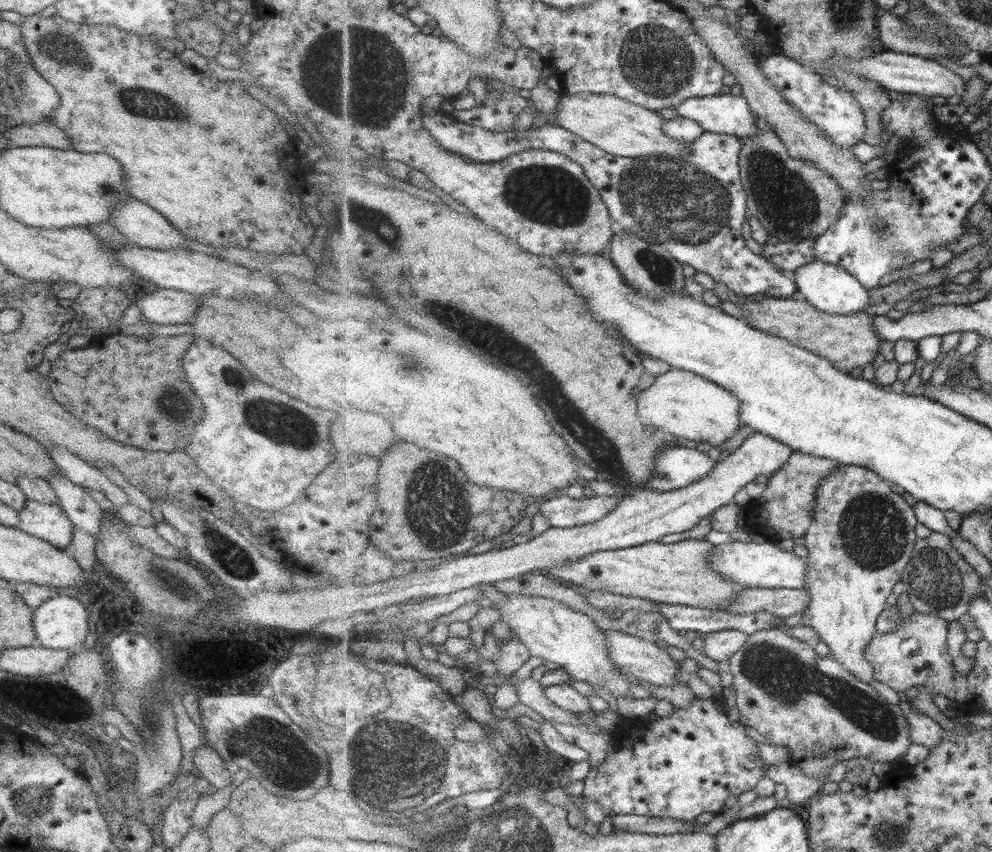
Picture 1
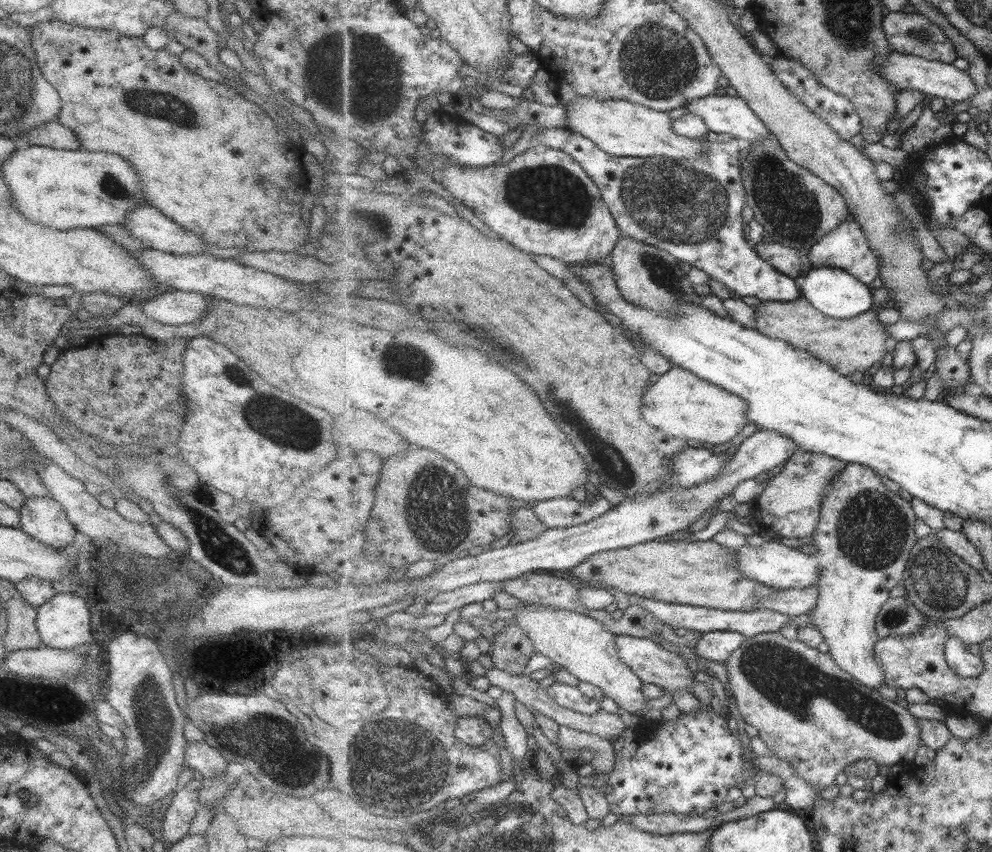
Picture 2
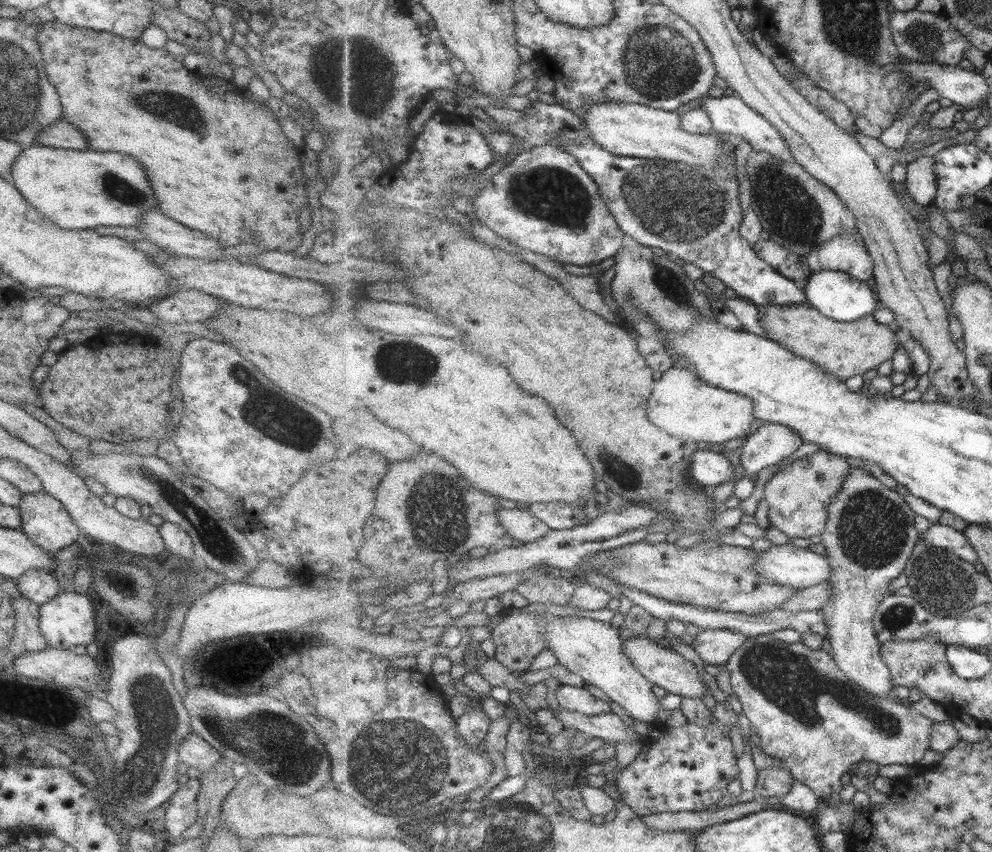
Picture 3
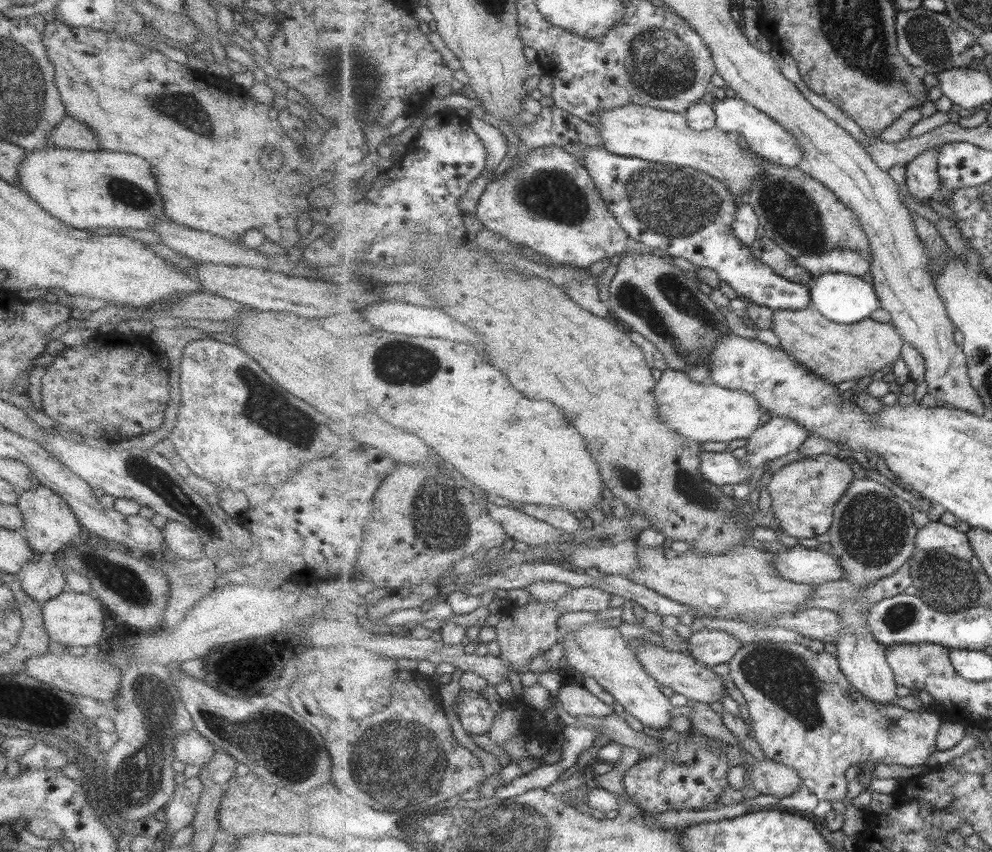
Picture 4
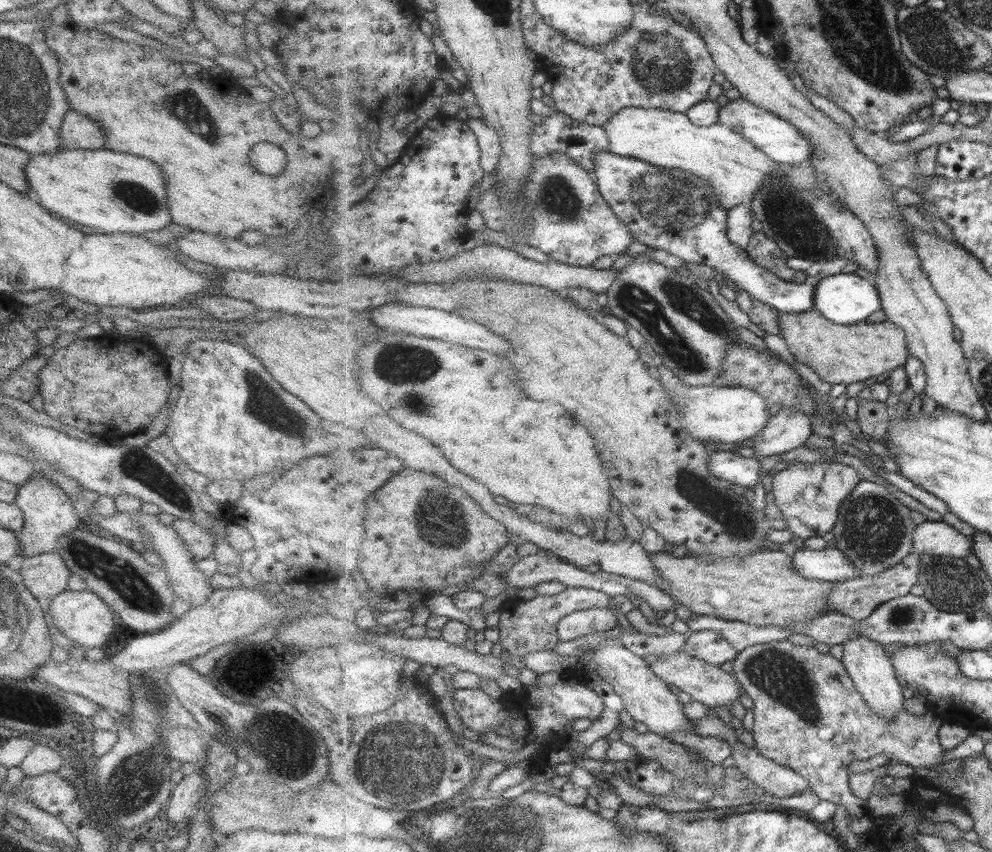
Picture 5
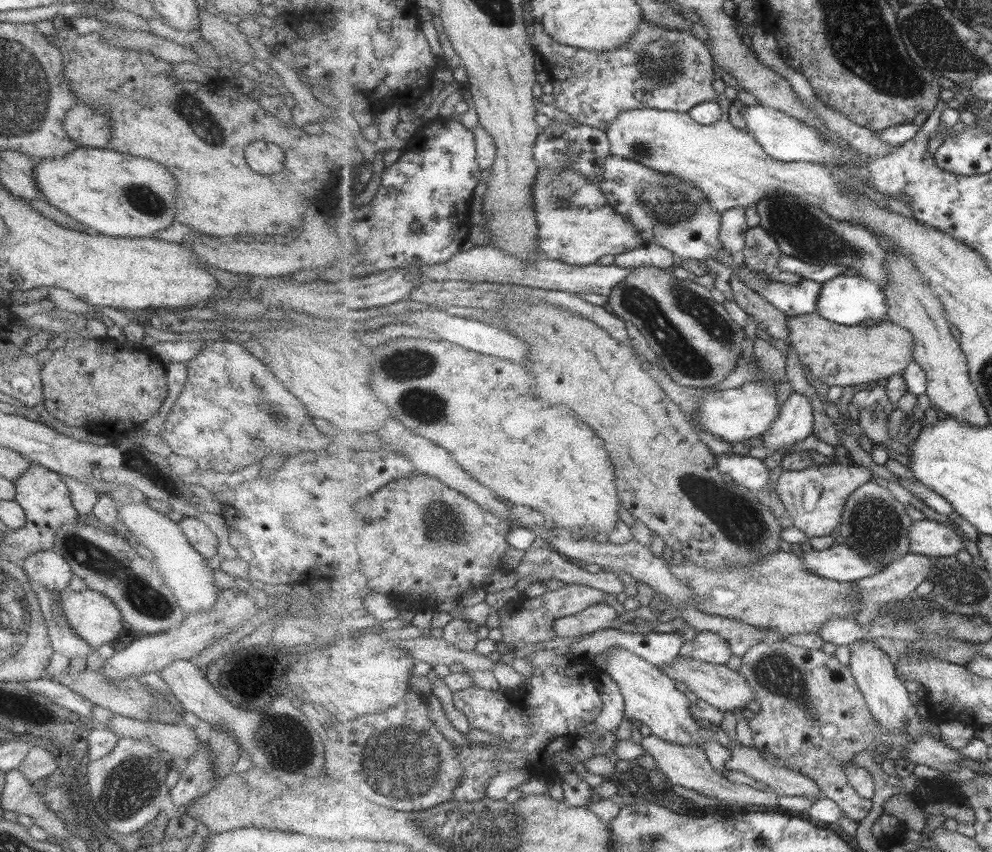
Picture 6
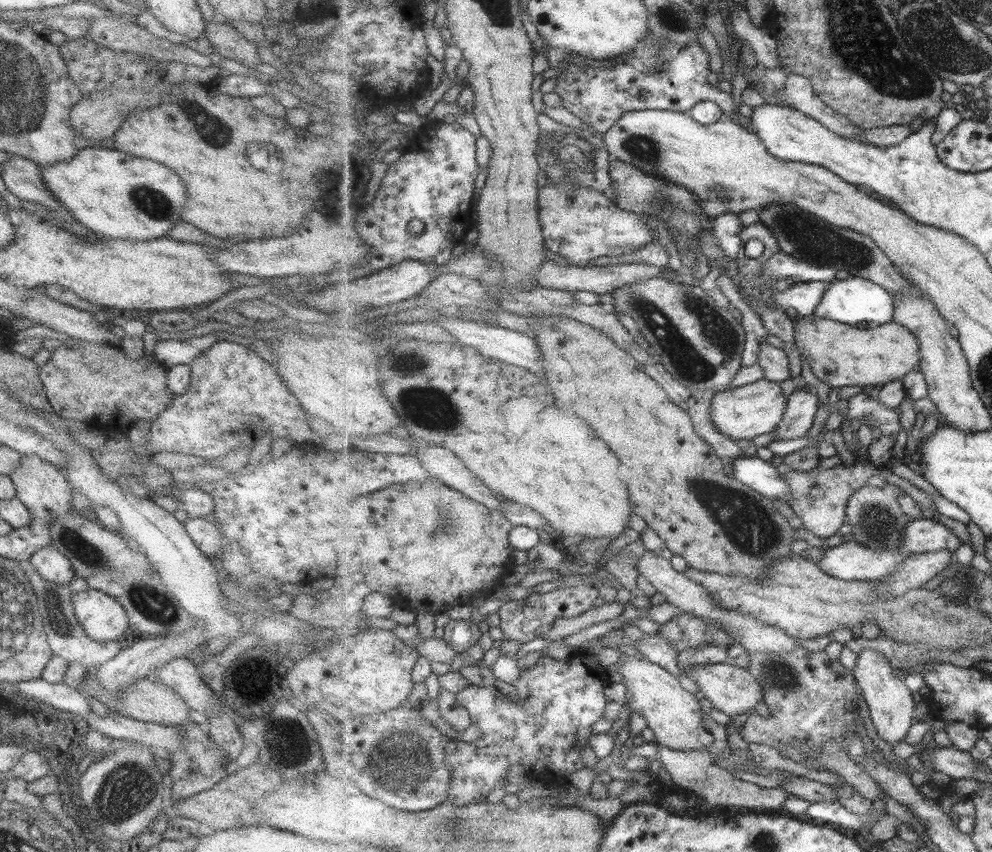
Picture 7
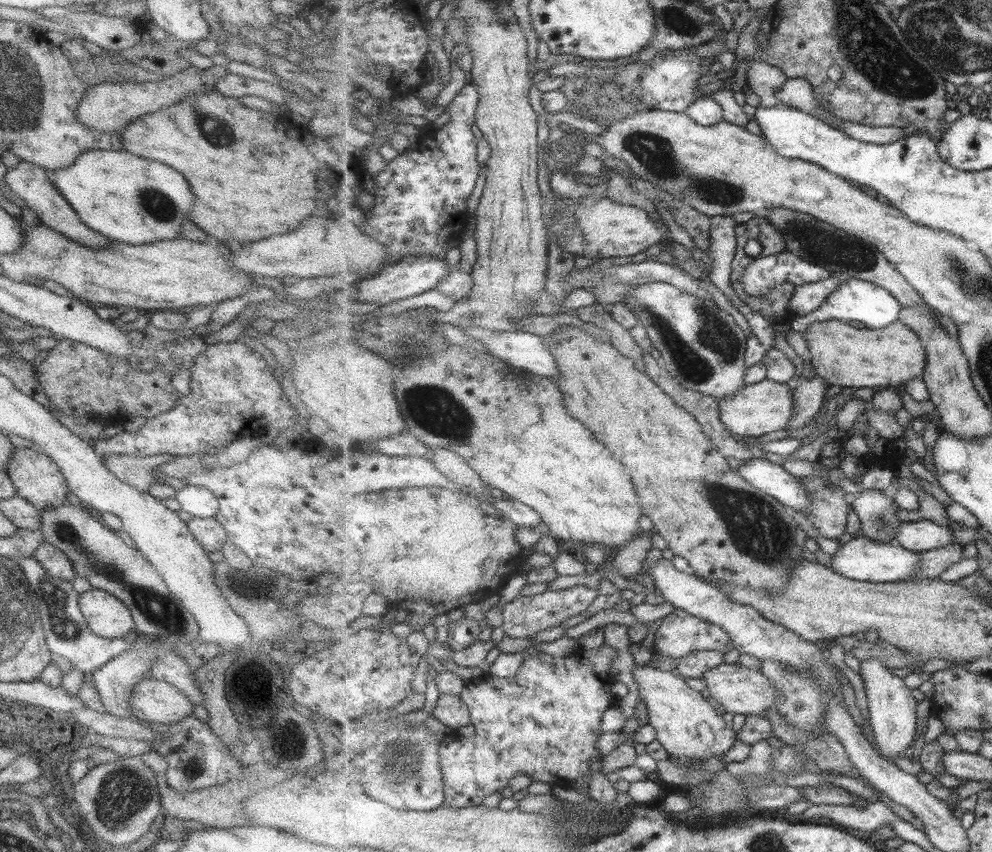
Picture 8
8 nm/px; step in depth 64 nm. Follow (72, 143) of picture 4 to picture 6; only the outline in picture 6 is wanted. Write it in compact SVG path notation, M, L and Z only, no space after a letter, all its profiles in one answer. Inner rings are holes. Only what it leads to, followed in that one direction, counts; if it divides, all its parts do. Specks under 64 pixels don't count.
M77 102L62 120L66 135L81 147L103 148L110 139L110 118L104 112Z

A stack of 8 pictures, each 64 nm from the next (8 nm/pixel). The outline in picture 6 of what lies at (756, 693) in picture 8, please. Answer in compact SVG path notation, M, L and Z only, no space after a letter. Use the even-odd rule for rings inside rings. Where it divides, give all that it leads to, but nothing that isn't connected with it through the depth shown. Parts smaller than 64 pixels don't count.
M679 655L673 664L660 667L673 679L673 681L685 683L688 690L695 693L701 700L710 704L713 708L720 711L743 710L749 700L754 699L754 692L745 677L737 670L729 669L725 664L713 664L702 660L692 659Z

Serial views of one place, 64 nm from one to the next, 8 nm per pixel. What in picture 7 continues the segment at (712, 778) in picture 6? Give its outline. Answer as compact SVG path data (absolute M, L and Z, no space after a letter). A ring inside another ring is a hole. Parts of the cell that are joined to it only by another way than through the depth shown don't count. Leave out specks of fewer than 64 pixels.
M656 738L653 742L656 744L656 750L658 751L657 758L660 759L662 766L664 766L666 772L672 777L674 784L693 791L697 796L701 796L707 807L725 805L726 807L740 806L741 808L749 807L774 810L782 808L784 800L787 800L787 797L790 795L781 789L781 787L769 789L735 778L732 771L716 764L713 754L711 754L711 750L708 747L703 747L699 750L684 751L669 748Z

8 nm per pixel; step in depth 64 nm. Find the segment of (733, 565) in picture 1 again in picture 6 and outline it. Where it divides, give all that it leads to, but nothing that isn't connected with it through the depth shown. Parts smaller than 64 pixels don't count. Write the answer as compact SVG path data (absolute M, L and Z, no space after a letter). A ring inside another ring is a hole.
M842 541L821 551L809 551L801 554L804 567L817 576L853 582L880 573L887 564L869 564L858 552L851 550Z

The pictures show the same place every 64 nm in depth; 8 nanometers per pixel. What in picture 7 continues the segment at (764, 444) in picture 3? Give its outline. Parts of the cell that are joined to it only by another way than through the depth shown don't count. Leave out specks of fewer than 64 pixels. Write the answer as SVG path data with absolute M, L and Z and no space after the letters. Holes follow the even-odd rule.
M804 386L796 389L789 397L785 418L775 430L773 440L793 440L809 434L815 422L815 414L819 407L819 398L817 398L815 388Z

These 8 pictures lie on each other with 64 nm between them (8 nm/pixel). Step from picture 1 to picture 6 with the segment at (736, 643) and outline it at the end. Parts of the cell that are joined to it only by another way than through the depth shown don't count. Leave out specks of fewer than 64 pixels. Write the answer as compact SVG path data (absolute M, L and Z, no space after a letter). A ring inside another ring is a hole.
M700 632L690 641L687 641L680 652L684 657L691 657L692 659L702 660L713 664L727 664L731 660L731 646L725 641L722 636L714 632Z

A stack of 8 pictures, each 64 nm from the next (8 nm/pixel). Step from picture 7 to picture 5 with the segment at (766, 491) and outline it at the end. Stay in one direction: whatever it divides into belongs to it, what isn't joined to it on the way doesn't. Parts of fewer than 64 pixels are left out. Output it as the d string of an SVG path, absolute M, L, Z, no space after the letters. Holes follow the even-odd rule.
M712 452L709 458L709 471L715 478L723 482L739 486L755 486L763 477L761 464L757 458L743 458L733 452Z

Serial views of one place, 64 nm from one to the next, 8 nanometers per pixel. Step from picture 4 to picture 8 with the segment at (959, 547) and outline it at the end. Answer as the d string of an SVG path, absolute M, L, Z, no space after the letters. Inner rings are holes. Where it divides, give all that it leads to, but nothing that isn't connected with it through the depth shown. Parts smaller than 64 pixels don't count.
M931 520L904 523L901 529L897 528L895 541L907 550L915 552L931 551L958 542L951 528L935 524Z

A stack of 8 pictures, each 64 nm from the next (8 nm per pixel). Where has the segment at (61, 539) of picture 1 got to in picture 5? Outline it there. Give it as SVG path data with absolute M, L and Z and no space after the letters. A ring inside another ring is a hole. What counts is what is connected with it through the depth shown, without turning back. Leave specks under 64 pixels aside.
M34 472L23 486L17 486L17 488L14 503L22 510L23 517L23 527L21 531L16 532L20 548L18 550L19 561L28 556L55 552L59 538L82 525L73 509L72 499L62 491L62 488L44 478L42 474Z

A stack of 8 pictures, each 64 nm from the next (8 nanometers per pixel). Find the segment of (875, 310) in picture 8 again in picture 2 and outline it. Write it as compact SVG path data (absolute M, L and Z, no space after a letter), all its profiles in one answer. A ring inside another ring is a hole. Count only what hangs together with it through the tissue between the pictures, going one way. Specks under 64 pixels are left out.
M813 266L801 276L799 281L802 297L807 299L814 307L817 307L817 310L830 317L853 318L873 310L873 288L841 267Z

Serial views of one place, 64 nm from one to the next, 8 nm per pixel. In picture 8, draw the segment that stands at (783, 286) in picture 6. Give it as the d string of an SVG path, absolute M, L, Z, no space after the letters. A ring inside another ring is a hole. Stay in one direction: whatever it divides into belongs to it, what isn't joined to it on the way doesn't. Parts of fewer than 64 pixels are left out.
M832 275L827 280L812 282L795 287L795 292L790 298L788 308L797 317L805 317L811 314L819 306L823 305L827 297L843 282L837 275Z

